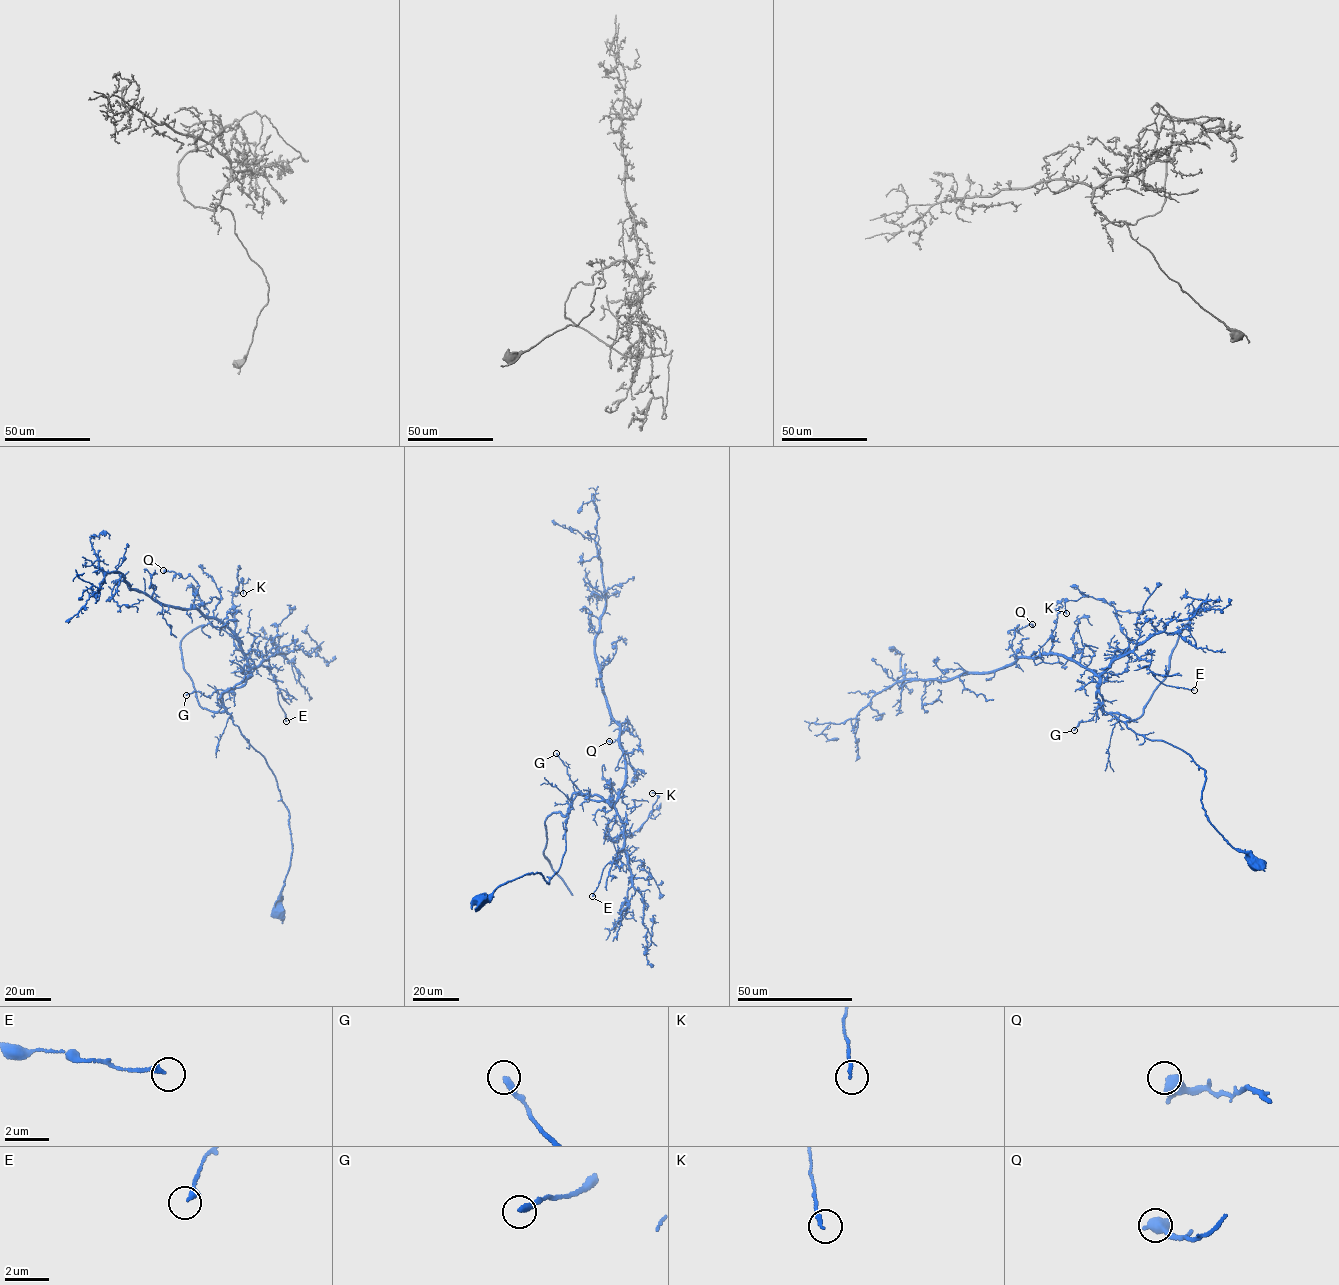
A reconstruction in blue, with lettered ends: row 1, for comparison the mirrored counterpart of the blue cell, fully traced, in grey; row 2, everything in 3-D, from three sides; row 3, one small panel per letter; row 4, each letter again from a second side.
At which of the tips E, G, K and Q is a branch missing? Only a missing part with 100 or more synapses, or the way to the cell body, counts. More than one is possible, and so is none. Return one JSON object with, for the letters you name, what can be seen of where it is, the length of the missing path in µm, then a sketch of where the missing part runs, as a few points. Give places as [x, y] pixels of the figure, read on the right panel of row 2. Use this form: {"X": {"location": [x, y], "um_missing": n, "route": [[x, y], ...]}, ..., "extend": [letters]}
{"extend": []}

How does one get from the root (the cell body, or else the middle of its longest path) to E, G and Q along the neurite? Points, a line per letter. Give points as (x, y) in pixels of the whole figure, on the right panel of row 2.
E: (1253, 862), (1205, 813), (1204, 770), (1095, 696), (1101, 675), (1133, 652), (1163, 683), (1194, 690)
G: (1253, 862), (1210, 822), (1201, 801), (1205, 771), (1186, 752), (1136, 734), (1100, 706), (1074, 730)
Q: (1253, 862), (1210, 822), (1205, 771), (1186, 752), (1103, 710), (1090, 671), (1015, 654), (1014, 630), (1032, 624)

